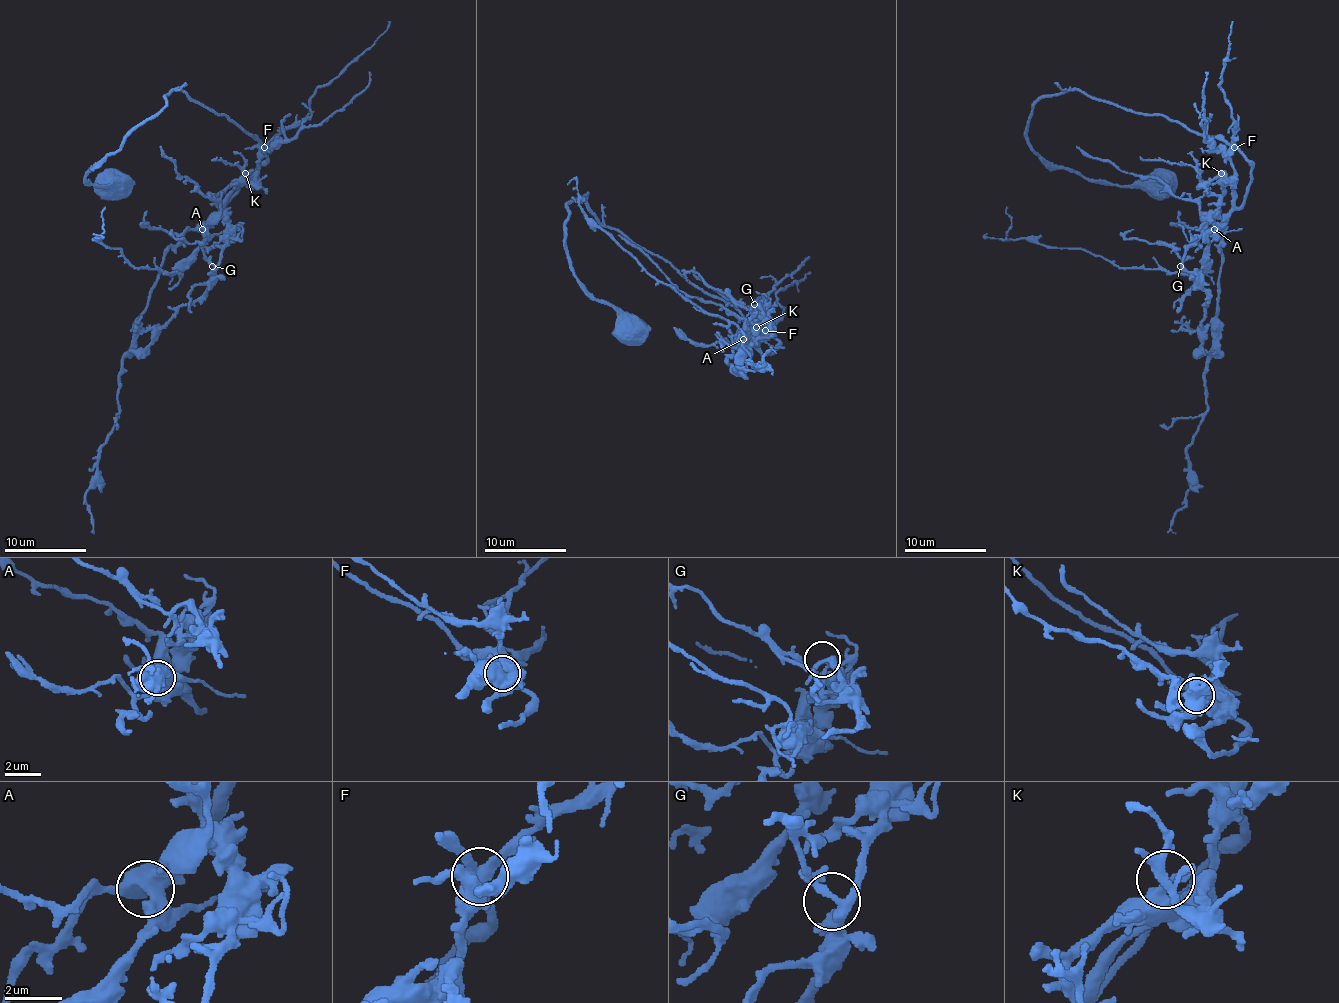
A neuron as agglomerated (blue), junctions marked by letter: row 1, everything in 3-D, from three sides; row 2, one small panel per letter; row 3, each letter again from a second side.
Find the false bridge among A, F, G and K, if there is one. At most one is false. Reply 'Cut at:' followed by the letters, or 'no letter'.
Cut at: no letter

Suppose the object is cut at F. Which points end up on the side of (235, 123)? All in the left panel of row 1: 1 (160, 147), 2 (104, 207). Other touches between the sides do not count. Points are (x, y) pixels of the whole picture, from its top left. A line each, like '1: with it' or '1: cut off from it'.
1: cut off from it
2: cut off from it

